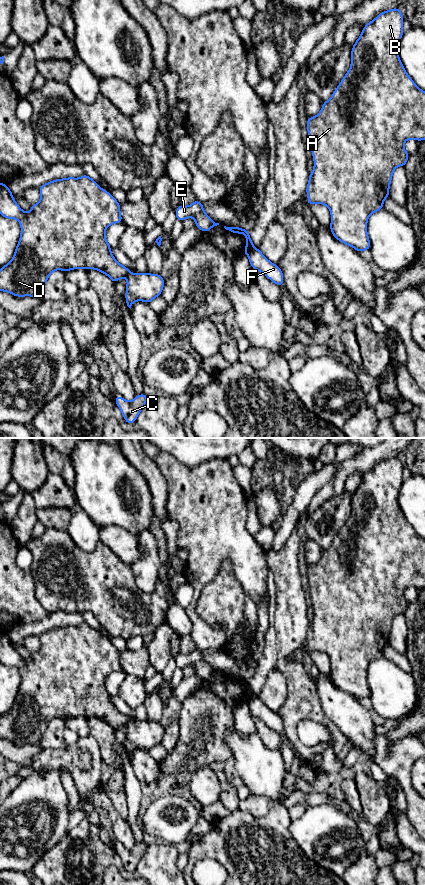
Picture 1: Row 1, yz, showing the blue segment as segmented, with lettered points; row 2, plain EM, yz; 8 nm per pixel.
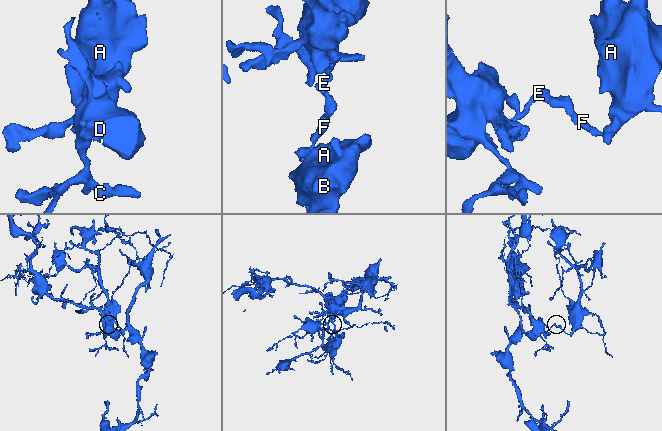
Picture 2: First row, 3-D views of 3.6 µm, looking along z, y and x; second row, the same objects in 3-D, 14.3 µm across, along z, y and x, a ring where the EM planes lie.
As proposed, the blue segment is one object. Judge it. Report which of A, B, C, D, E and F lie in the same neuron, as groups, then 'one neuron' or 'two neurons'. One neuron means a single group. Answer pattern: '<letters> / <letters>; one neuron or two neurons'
A B F / C D E; two neurons

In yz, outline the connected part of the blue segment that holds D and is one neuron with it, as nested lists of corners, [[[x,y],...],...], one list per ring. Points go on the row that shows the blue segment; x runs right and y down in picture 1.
[[[88,175],[80,178],[64,178],[47,182],[39,188],[41,199],[37,204],[31,205],[29,213],[24,212],[13,198],[12,192],[6,184],[0,183],[0,214],[8,219],[17,219],[21,226],[21,235],[15,253],[11,261],[0,269],[0,291],[9,292],[14,296],[39,297],[46,281],[51,273],[60,269],[65,273],[72,269],[93,268],[106,274],[114,283],[119,279],[127,278],[126,304],[131,306],[136,301],[150,303],[155,297],[161,296],[164,279],[160,274],[131,273],[127,267],[117,262],[111,253],[105,238],[105,230],[108,226],[121,223],[120,204],[107,191],[103,190]]]

